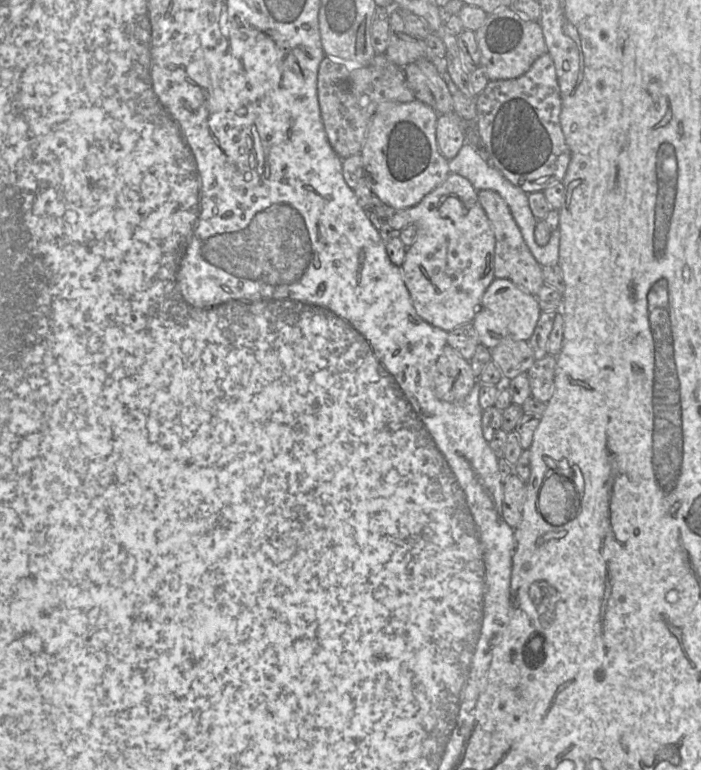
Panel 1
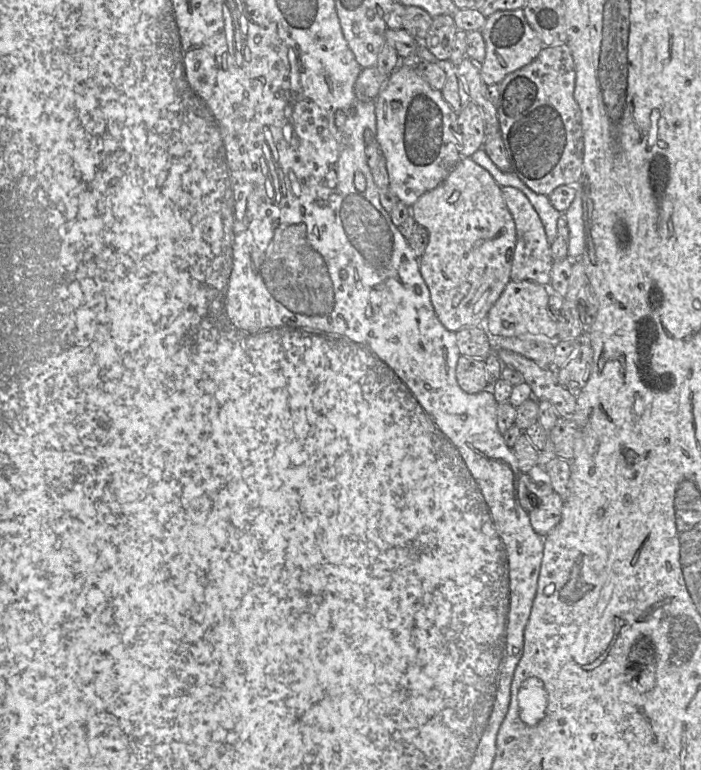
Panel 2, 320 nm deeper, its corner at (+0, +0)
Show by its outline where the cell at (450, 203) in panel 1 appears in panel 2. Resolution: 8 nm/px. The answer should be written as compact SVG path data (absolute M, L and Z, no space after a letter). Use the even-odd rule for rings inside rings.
M462 158L444 181L423 194L409 208L417 227L425 228L429 234L425 253L419 258L419 267L437 318L447 330L454 333L464 328L483 326L489 310L511 281L516 245L515 222L501 187L487 170L471 158Z

